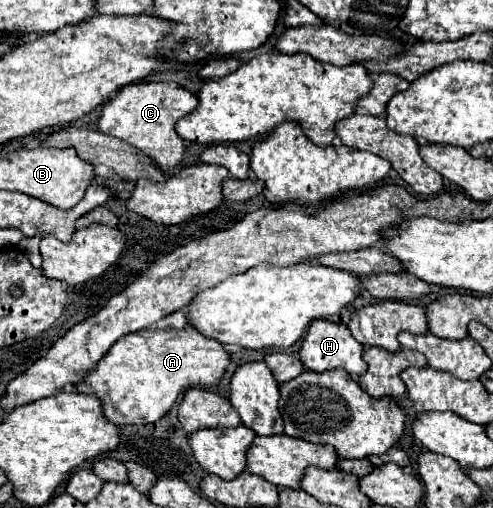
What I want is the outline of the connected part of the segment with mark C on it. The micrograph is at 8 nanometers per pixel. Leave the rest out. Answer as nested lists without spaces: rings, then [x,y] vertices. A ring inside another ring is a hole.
[[[133,83],[119,89],[119,93],[103,105],[97,129],[105,135],[117,137],[145,155],[149,155],[163,171],[171,171],[183,159],[183,139],[175,131],[175,121],[197,107],[197,95],[179,87],[177,83]]]

